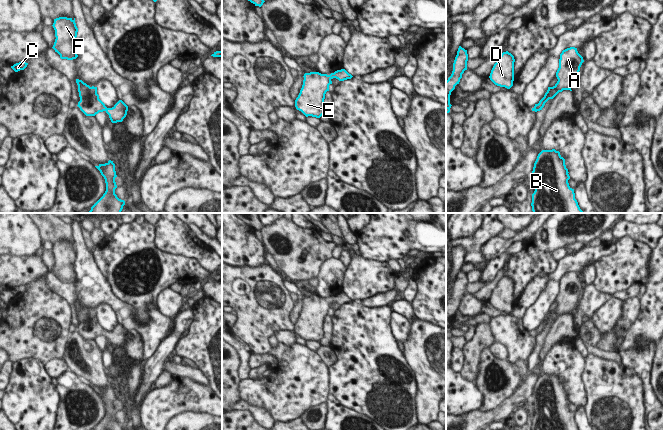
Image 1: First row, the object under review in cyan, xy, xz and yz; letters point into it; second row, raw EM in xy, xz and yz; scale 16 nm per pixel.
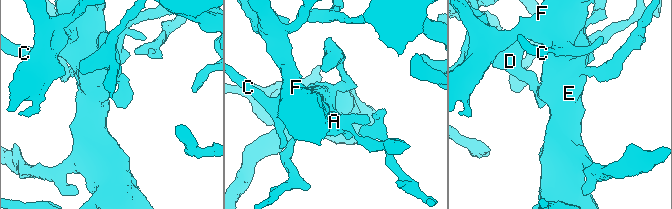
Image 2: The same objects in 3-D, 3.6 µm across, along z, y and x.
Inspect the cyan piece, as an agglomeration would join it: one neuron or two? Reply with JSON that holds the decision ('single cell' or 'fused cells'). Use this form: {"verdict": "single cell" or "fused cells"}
{"verdict": "single cell"}

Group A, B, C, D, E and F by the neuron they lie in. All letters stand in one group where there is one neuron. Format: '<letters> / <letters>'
A B C D E F

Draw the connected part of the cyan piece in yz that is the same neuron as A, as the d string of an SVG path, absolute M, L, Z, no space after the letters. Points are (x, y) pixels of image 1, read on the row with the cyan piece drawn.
M570 47L562 51L559 59L559 68L556 72L558 79L553 87L548 87L544 97L532 108L532 111L540 111L549 99L553 99L563 90L571 90L576 83L580 67L584 62L583 57L578 53L577 48Z

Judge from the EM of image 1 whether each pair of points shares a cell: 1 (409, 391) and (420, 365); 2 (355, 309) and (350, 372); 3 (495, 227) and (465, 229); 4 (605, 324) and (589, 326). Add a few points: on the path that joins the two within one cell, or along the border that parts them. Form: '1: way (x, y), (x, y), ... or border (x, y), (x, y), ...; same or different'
1: border (404, 356), (415, 373), (417, 386), (415, 401); different
2: way (355, 325), (358, 329), (358, 356); same
3: border (482, 223), (472, 234), (457, 238); different
4: border (591, 319), (600, 333); different

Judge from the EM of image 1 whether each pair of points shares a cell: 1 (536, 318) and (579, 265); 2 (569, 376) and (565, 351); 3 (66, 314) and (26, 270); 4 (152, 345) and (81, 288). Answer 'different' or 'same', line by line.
1: same
2: same
3: different
4: same

